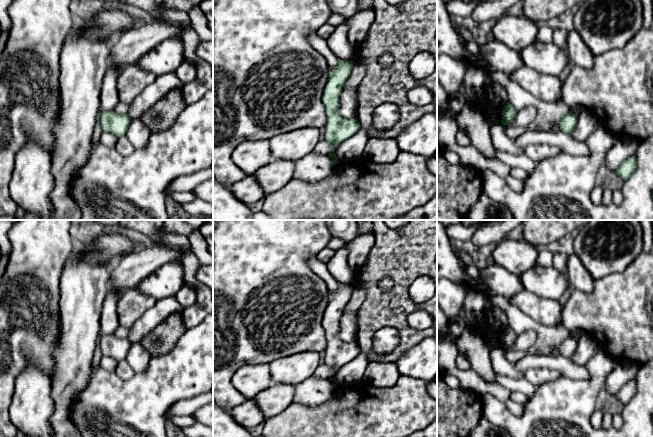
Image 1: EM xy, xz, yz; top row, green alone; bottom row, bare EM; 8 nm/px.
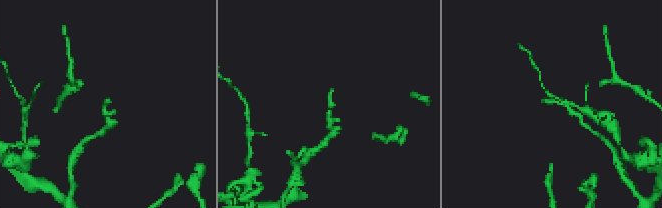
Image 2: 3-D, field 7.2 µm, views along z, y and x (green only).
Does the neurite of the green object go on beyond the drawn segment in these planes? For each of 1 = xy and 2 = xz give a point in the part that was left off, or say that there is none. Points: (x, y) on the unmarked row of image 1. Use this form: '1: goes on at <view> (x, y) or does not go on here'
1: does not go on here
2: does not go on here

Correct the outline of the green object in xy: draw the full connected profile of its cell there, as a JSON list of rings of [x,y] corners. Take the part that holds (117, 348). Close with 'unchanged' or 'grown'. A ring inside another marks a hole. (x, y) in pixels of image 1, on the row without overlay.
[[[113,334],[100,336],[99,344],[103,356],[109,356],[117,362],[125,359],[132,342],[128,338],[117,338]]]; unchanged

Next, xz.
[[[340,284],[331,296],[322,319],[322,326],[327,339],[325,364],[334,370],[334,373],[327,379],[332,383],[334,390],[339,387],[339,384],[335,380],[337,371],[343,365],[352,361],[361,351],[357,342],[343,342],[339,338],[340,319],[351,299],[354,288],[353,284]]]; unchanged

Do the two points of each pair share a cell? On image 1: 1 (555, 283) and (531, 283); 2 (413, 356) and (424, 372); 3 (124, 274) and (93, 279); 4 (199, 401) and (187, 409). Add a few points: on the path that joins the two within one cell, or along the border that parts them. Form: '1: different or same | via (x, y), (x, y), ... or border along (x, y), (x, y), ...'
1: same | via (549, 283), (537, 283)
2: same | via (417, 360), (424, 368)
3: different | border along (109, 267), (110, 287)
4: same | via (196, 402), (190, 406)

